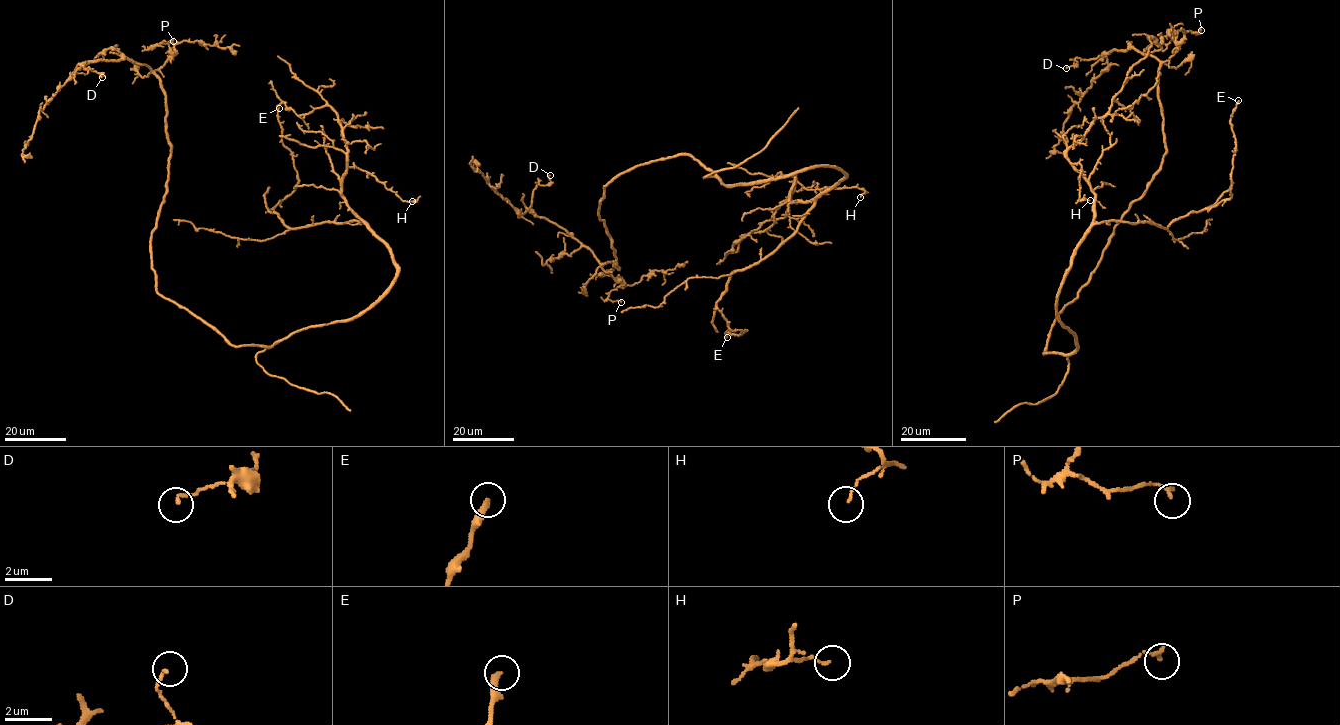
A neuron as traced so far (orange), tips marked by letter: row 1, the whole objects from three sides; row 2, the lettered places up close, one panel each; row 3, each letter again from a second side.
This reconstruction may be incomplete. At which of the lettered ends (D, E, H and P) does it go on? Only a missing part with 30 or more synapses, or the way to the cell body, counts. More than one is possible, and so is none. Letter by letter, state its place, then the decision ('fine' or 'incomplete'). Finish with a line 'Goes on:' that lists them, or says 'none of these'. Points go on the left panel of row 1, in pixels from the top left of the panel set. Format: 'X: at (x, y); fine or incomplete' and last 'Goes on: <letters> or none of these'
D: at (102, 77); fine
E: at (279, 108); fine
H: at (412, 201); fine
P: at (173, 41); fine
Goes on: none of these

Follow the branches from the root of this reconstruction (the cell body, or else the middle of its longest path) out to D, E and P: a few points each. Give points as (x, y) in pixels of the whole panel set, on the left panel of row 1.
D: (222, 335), (157, 291), (150, 236), (171, 155), (161, 80), (126, 58), (82, 65), (102, 77)
E: (222, 335), (271, 346), (356, 317), (397, 272), (360, 221), (289, 228), (269, 211), (298, 181), (279, 108)
P: (222, 335), (164, 298), (152, 268), (171, 155), (154, 70), (174, 53), (172, 43), (159, 43), (173, 41)

